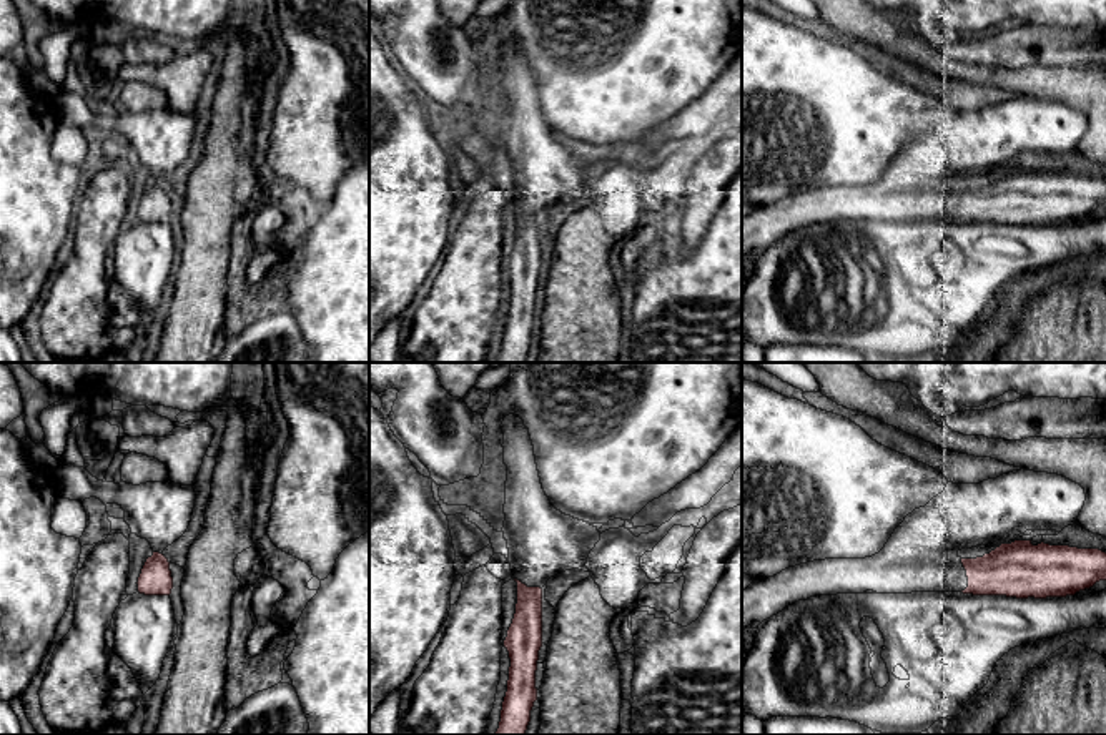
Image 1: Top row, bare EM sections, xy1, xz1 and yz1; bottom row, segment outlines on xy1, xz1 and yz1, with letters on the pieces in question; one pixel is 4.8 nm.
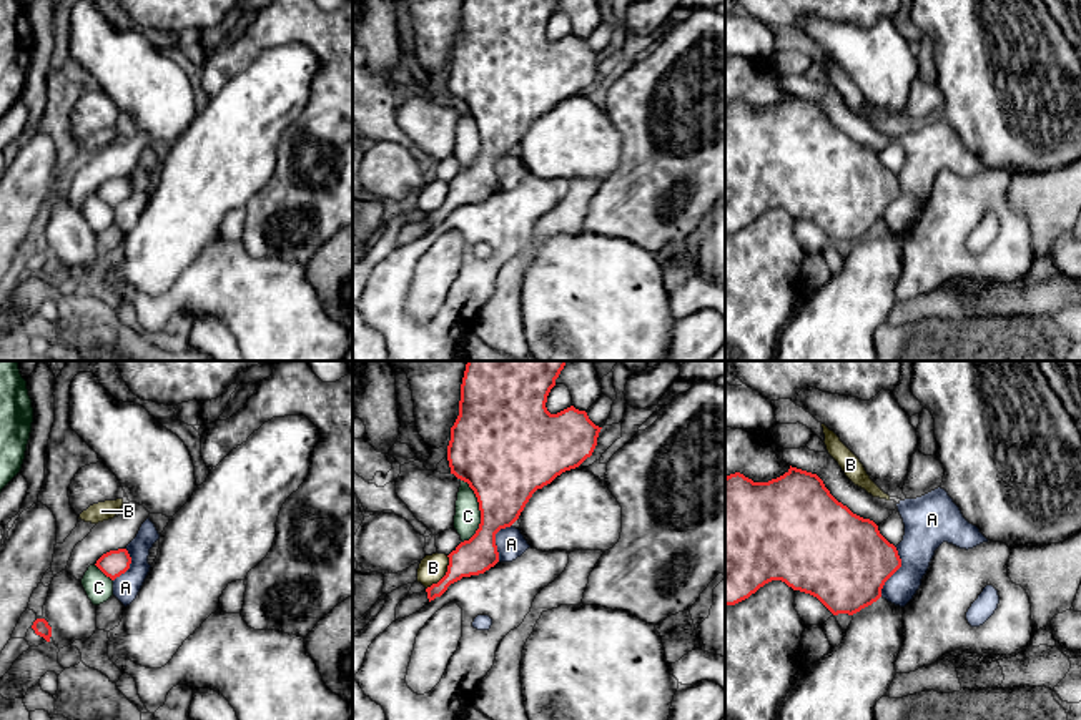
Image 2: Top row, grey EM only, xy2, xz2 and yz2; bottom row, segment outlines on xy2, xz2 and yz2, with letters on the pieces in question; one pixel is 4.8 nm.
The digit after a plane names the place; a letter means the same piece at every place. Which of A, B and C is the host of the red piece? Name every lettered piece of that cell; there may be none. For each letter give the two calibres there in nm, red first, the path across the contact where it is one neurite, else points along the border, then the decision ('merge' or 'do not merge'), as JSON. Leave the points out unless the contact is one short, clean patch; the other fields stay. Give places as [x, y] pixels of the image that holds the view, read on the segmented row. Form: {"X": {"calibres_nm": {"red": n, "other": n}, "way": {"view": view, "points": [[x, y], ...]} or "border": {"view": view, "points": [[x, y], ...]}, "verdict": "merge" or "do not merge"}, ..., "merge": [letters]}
{"A": {"calibres_nm": {"red": 440, "other": 200}, "border": {"view": "yz2", "points": [[897, 547], [900, 567], [885, 582], [880, 596]]}, "verdict": "do not merge"}, "B": {"calibres_nm": {"red": 180, "other": 130}, "verdict": "do not merge"}, "C": {"calibres_nm": {"red": 400, "other": 130}, "verdict": "do not merge"}, "merge": []}

